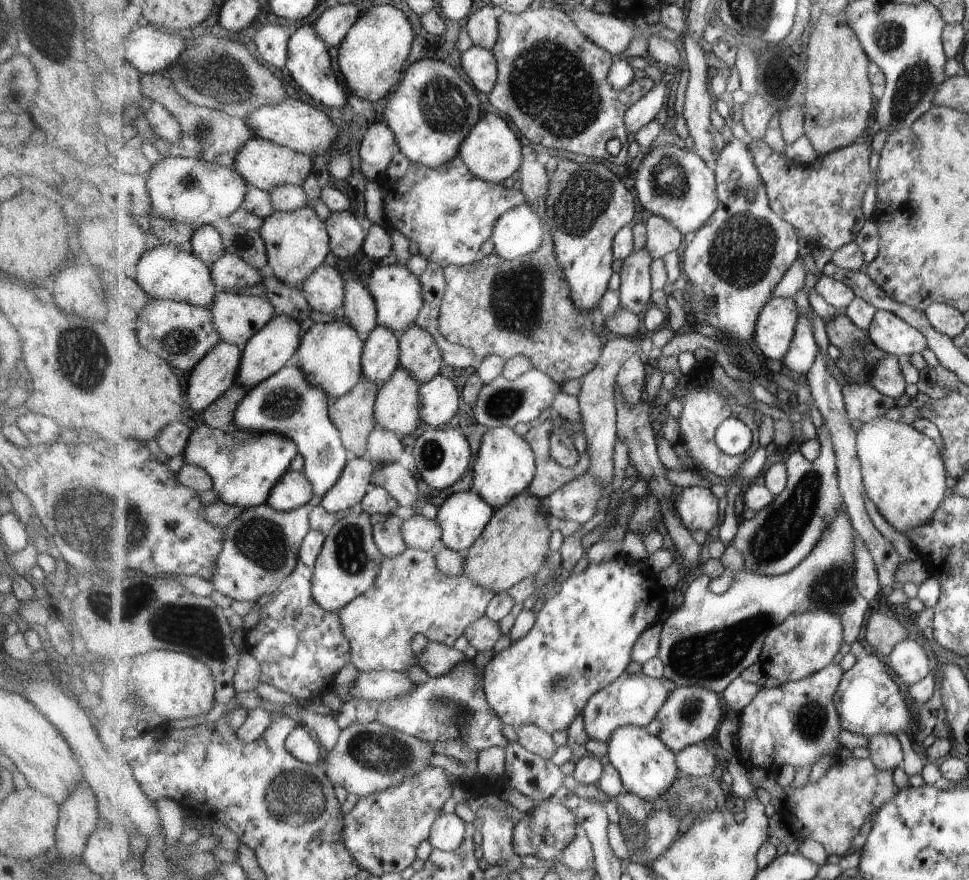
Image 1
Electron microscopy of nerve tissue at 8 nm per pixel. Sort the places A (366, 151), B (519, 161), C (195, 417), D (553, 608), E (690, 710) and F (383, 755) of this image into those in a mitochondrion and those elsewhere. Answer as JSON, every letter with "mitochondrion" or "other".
{"A":"other","B":"other","C":"other","D":"other","E":"mitochondrion","F":"mitochondrion"}

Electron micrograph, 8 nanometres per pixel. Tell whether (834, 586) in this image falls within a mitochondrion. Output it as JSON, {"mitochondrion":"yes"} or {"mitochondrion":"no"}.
{"mitochondrion":"yes"}

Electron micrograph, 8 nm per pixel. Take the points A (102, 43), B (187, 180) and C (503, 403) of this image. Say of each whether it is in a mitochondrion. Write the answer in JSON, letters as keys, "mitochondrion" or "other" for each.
{"A":"other","B":"mitochondrion","C":"mitochondrion"}

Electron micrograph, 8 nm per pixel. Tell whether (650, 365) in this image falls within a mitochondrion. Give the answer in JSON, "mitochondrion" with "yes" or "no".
{"mitochondrion":"no"}

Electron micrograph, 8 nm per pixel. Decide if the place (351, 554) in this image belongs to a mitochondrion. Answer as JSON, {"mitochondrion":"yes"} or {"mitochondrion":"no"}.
{"mitochondrion":"yes"}

